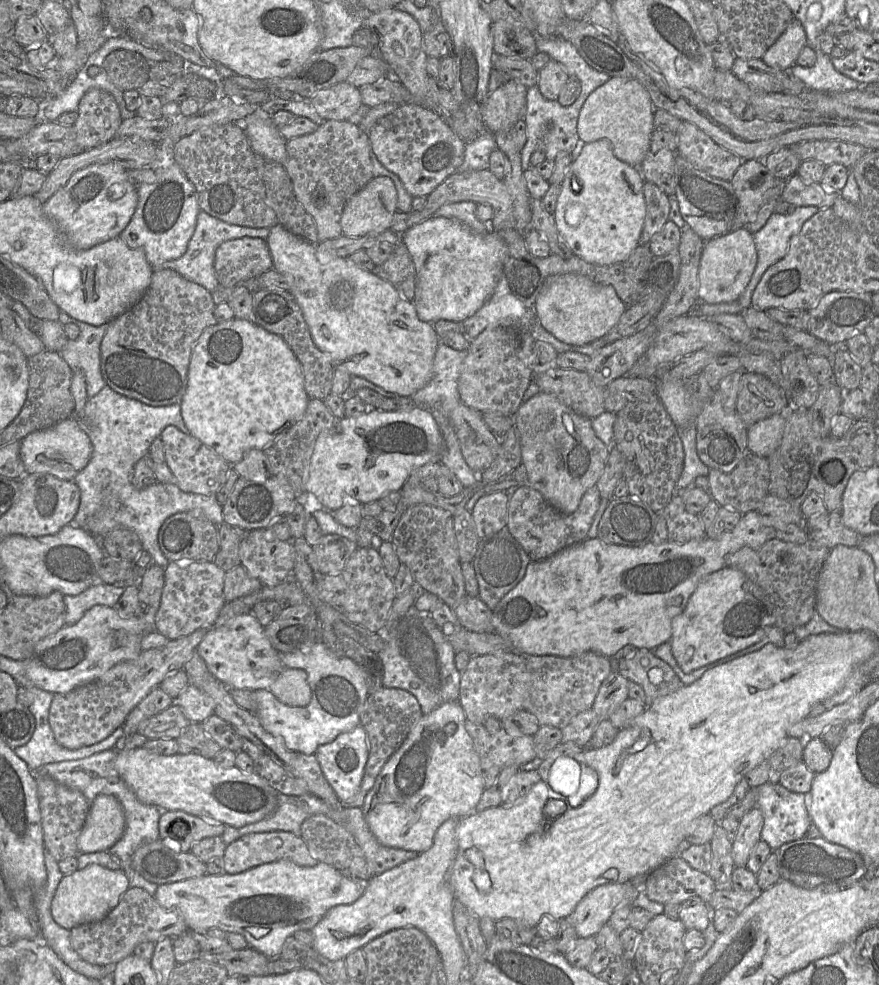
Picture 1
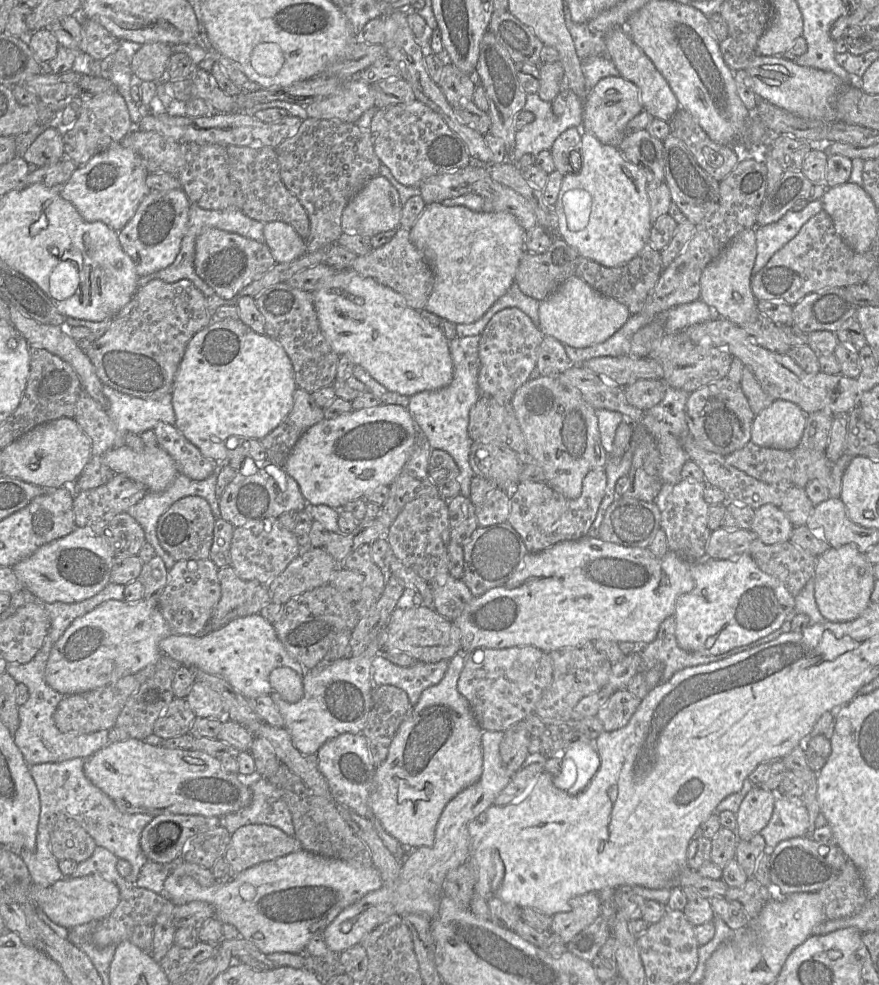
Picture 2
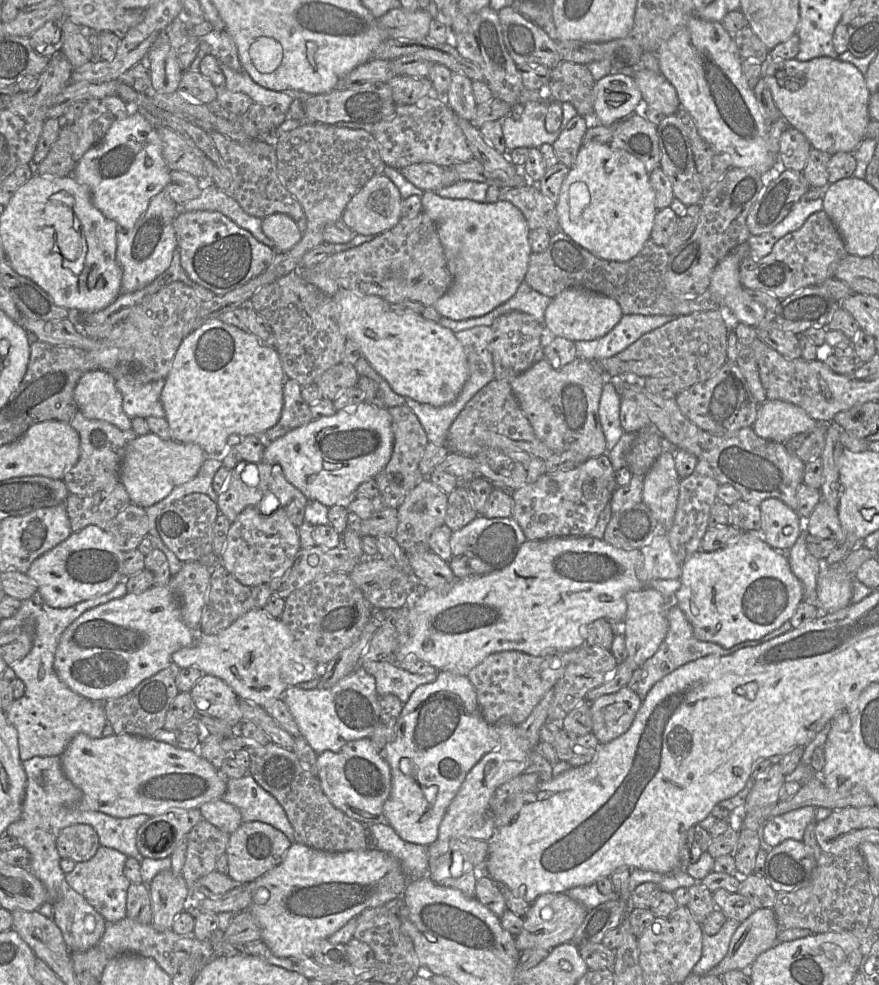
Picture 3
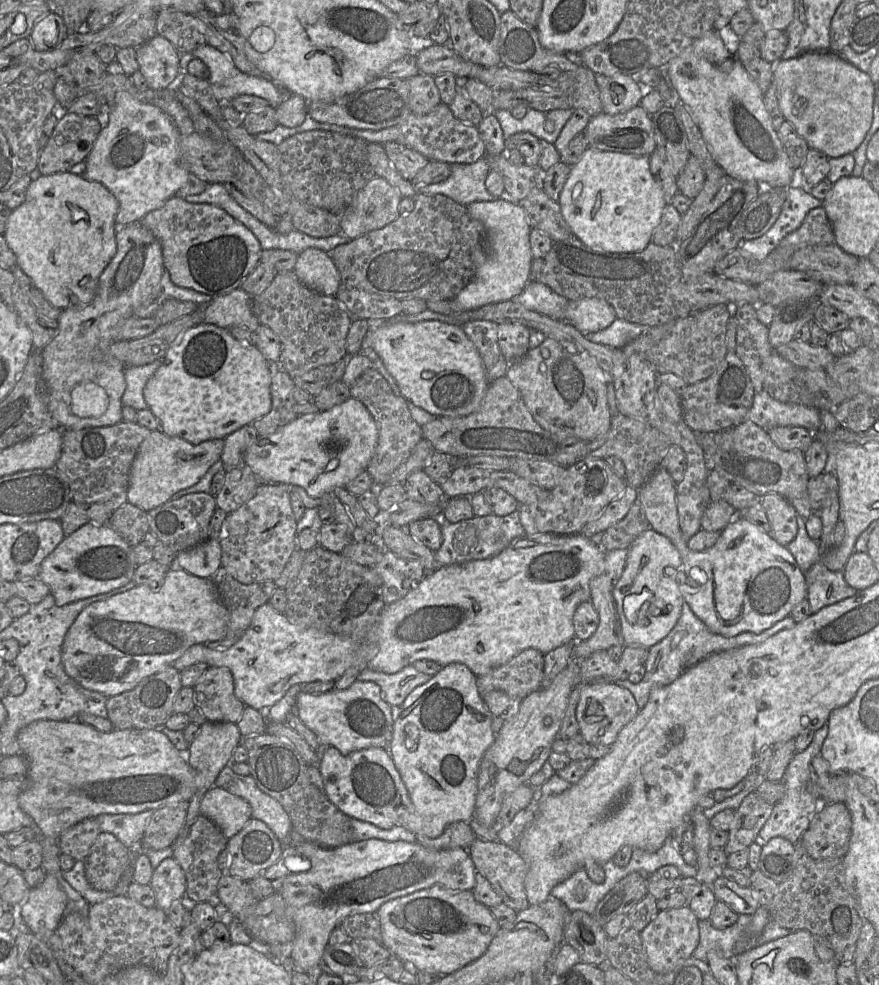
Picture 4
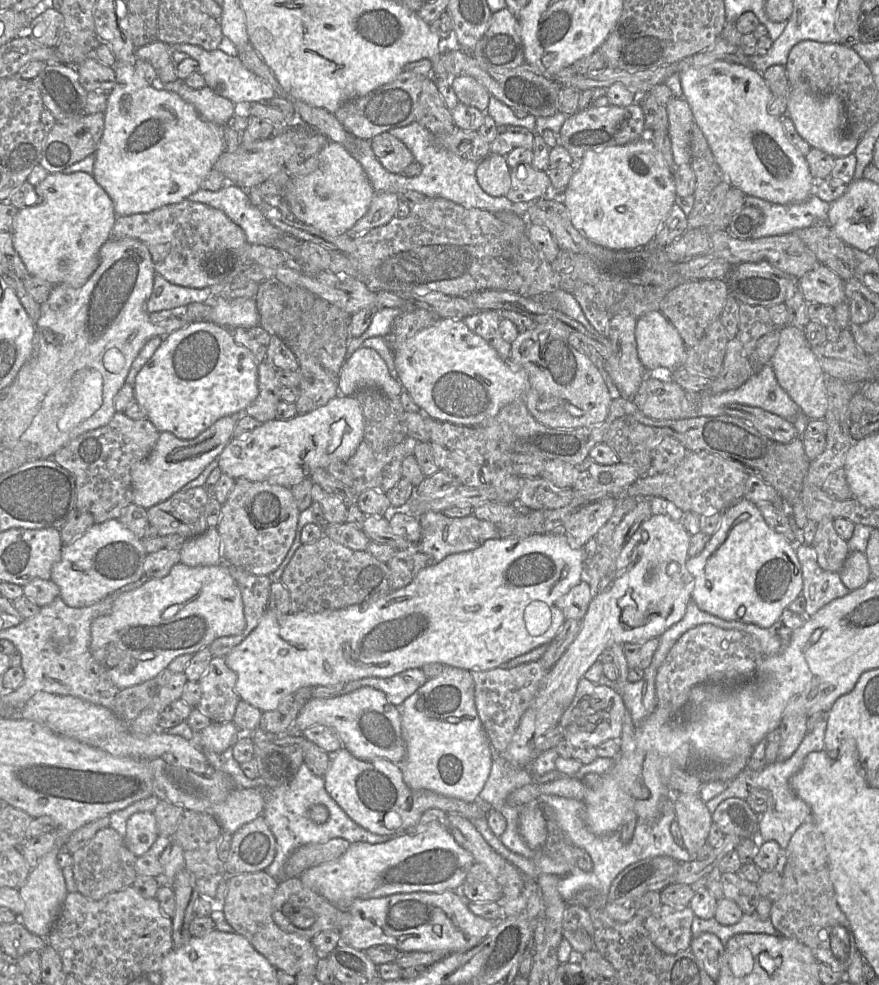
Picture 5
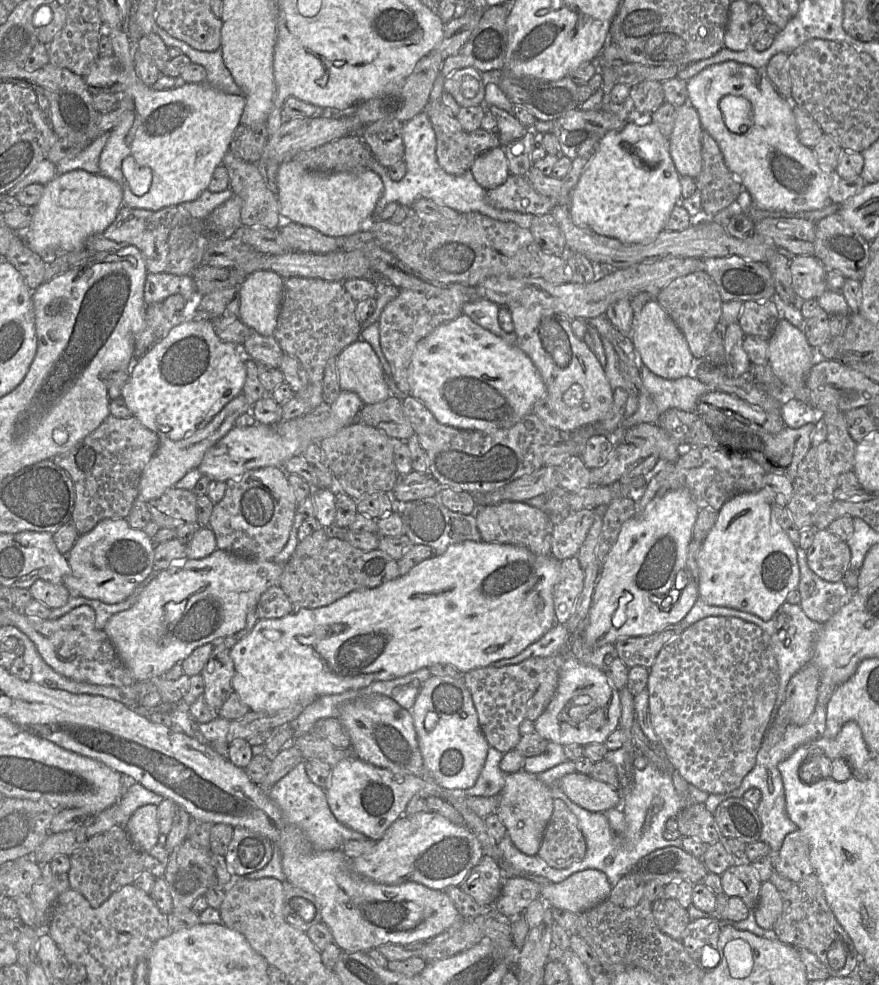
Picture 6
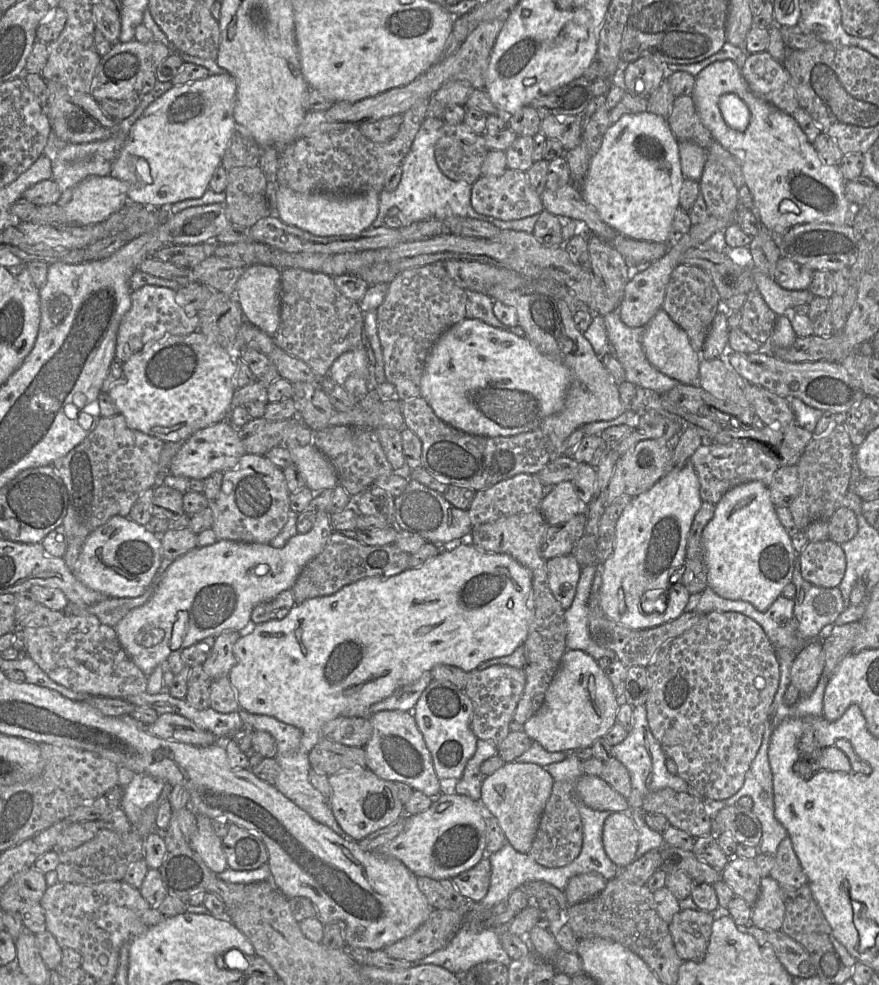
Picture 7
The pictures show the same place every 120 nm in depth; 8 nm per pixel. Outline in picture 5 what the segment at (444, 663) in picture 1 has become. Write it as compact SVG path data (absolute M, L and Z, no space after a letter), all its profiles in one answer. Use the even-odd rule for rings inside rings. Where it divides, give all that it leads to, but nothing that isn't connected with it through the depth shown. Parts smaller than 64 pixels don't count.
M412 668L387 678L368 677L349 681L340 694L347 694L364 686L369 686L385 693L387 700L396 707L428 680L421 668Z

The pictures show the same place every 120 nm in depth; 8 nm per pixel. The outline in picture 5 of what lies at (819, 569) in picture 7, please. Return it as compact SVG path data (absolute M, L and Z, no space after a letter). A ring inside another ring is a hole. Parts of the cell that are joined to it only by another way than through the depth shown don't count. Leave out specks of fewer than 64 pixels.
M824 518L817 524L811 544L819 566L829 572L840 572L850 553L849 545L834 528L834 519Z

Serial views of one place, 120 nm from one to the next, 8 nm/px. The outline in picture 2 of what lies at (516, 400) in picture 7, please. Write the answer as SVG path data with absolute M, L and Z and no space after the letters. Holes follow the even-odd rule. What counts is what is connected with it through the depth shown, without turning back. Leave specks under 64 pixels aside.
M343 269L327 278L312 292L314 307L321 332L339 356L347 355L387 390L405 396L422 391L441 389L453 378L453 362L449 341L438 327L425 322L418 310L407 306L402 295L393 289L365 277L351 269Z

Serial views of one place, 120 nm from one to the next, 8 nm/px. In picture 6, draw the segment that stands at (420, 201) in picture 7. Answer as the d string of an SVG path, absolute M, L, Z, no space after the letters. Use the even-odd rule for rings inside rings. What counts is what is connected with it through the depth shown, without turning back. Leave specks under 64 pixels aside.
M424 111L403 123L402 136L404 143L403 162L406 164L406 174L402 180L398 182L393 181L388 175L388 168L380 165L376 158L371 157L368 161L366 168L376 173L383 183L383 193L376 204L371 221L375 221L390 202L397 202L399 205L410 207L417 199L426 198L459 213L478 212L494 220L513 222L522 228L530 228L535 215L492 207L486 201L487 190L476 182L471 168L461 175L451 175L440 167L436 156L436 135L428 115Z

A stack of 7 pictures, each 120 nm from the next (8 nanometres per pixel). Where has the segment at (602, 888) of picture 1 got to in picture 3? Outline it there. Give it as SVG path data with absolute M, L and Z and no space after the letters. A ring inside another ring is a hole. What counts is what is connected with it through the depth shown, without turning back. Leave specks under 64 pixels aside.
M566 893L544 894L530 904L529 910L523 917L522 930L515 936L515 946L520 953L532 948L551 951L563 943L571 943L573 936L589 911Z

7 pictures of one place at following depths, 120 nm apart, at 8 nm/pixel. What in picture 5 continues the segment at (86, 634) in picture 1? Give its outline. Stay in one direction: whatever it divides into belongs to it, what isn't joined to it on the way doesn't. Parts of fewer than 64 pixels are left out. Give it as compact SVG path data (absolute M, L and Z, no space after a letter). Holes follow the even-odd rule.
M225 562L214 566L189 567L175 564L163 578L152 578L140 588L121 594L111 611L91 624L90 652L120 690L155 678L177 657L196 654L216 639L239 635L246 626L240 589Z

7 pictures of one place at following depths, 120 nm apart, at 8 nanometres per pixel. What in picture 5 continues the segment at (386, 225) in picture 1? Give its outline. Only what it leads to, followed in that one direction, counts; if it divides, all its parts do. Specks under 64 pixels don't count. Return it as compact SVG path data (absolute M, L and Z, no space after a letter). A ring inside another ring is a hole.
M375 192L367 213L359 219L347 232L355 238L388 223L396 214L399 199L397 194L390 192Z

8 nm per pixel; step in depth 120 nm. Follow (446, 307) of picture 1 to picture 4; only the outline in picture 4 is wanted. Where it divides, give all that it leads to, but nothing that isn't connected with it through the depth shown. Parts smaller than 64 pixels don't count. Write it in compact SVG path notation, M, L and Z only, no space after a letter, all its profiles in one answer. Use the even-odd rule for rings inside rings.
M500 198L492 202L473 202L466 207L470 217L480 221L484 226L487 257L476 269L471 281L450 300L456 313L517 297L530 281L533 262L530 250L531 226L520 204Z

